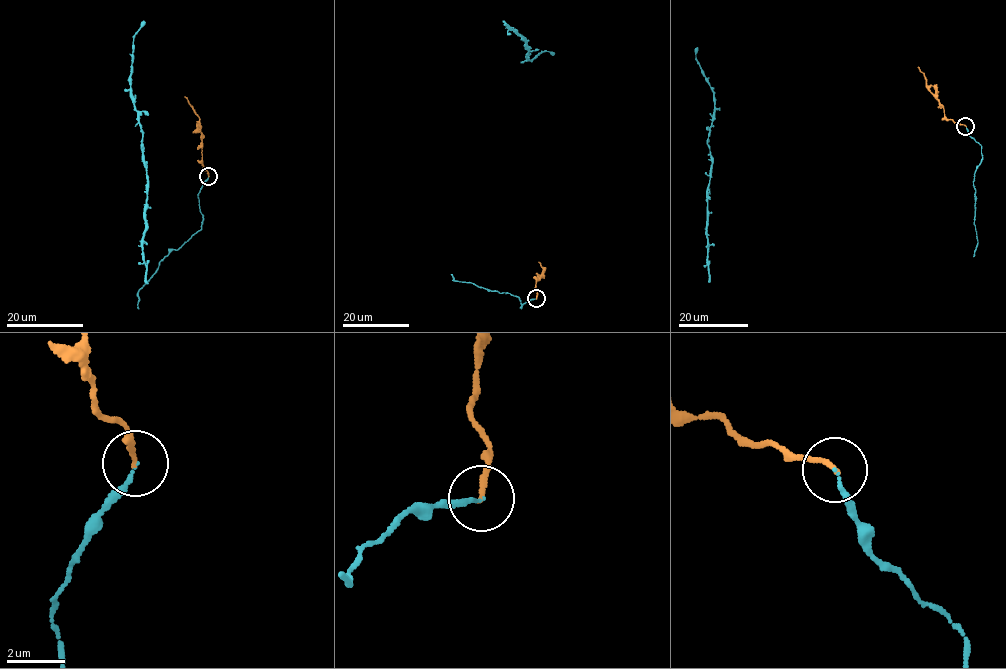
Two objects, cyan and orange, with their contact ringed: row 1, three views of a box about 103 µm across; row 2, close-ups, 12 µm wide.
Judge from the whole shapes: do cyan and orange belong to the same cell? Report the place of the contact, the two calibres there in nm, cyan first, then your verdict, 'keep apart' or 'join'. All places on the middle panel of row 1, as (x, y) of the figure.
(536, 298) | 110/170 nm | join

